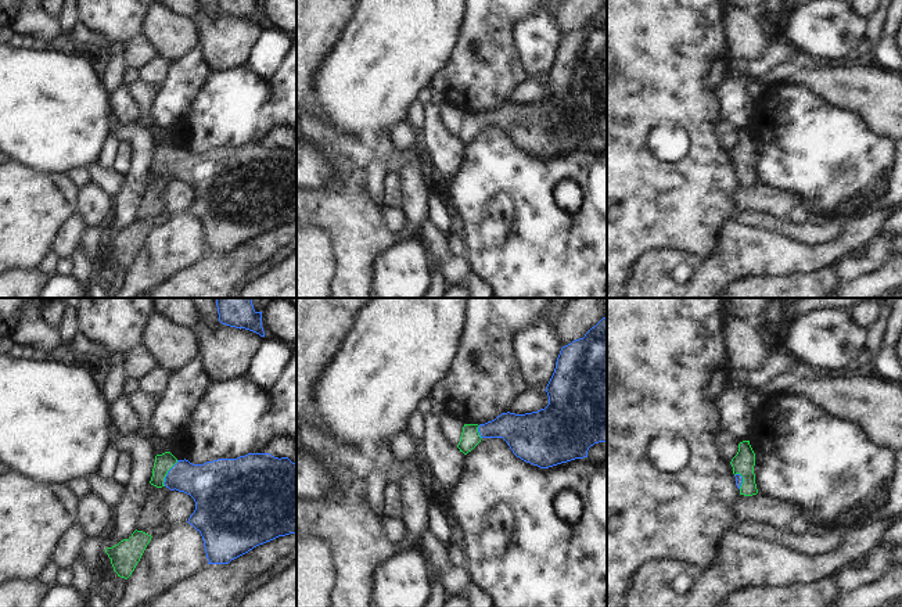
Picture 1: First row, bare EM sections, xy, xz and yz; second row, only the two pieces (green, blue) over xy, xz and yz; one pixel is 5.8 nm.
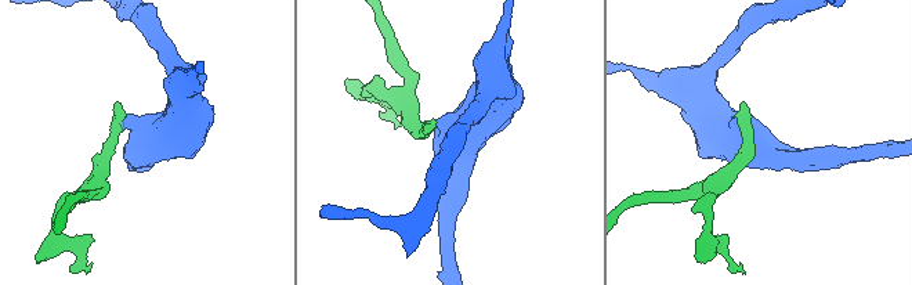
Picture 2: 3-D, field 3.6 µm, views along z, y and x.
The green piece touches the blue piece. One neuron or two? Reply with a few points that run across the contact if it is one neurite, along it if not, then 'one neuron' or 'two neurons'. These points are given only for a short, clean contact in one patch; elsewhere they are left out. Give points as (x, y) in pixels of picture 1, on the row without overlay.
xy (165, 151), (166, 162), (180, 164), (208, 173) | one neuron

